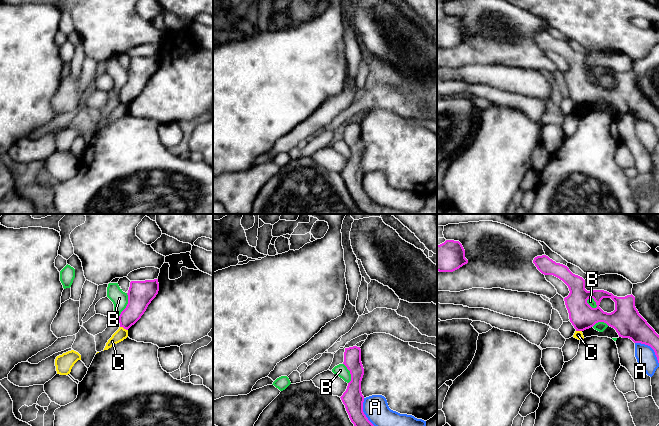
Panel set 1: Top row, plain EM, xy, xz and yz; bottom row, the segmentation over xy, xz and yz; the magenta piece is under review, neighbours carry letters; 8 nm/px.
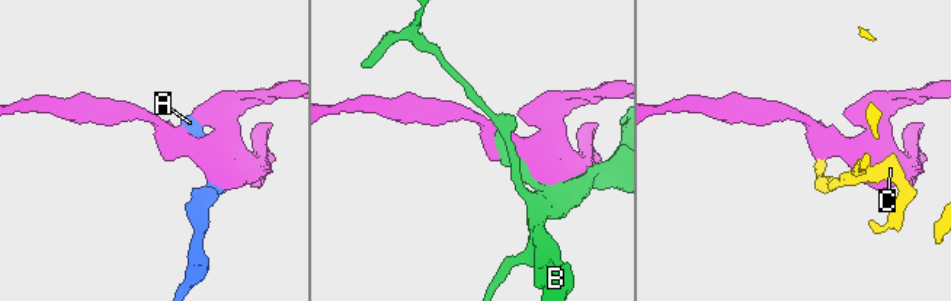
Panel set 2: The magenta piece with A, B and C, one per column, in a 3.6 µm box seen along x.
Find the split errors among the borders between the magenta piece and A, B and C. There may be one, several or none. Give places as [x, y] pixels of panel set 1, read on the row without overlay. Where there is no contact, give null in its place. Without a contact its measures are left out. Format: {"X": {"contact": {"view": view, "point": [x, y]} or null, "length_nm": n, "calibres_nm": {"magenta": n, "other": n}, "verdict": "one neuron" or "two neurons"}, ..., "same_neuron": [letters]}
{"A": {"contact": {"view": "xz", "point": [380, 205]}, "length_nm": 500, "calibres_nm": {"magenta": 160, "other": 200}, "verdict": "two neurons"}, "B": {"contact": {"view": "xy", "point": [126, 82]}, "length_nm": 220, "calibres_nm": {"magenta": 200, "other": 130}, "verdict": "two neurons"}, "C": {"contact": {"view": "xy", "point": [124, 104]}, "length_nm": 70, "calibres_nm": {"magenta": 170, "other": 90}, "verdict": "two neurons"}, "same_neuron": []}

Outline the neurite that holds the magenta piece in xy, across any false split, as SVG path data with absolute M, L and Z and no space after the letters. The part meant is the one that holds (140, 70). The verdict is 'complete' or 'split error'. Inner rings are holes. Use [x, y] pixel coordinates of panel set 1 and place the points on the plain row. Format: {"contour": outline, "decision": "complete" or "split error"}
{"contour": "M158 55L131 57L128 66L128 80L119 92L120 103L128 106L144 90L148 81L159 67Z", "decision": "complete"}

